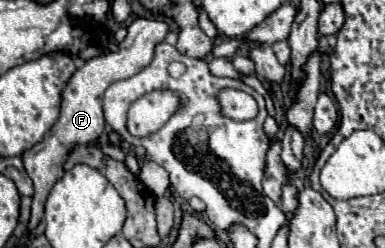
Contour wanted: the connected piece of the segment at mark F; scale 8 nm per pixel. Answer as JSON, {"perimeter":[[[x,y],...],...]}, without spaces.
{"perimeter":[[[144,16],[144,18],[136,18],[130,26],[128,26],[128,34],[126,38],[118,44],[116,52],[100,52],[100,56],[86,60],[68,80],[66,88],[62,90],[62,108],[60,108],[60,118],[58,122],[50,128],[48,136],[44,136],[44,140],[40,144],[36,144],[34,148],[30,148],[28,152],[22,154],[24,160],[24,168],[28,172],[28,176],[34,182],[34,196],[32,196],[32,218],[28,228],[32,230],[44,216],[44,202],[52,190],[52,186],[56,184],[56,180],[62,178],[64,174],[64,162],[68,160],[70,150],[76,144],[94,144],[96,140],[100,140],[100,136],[104,134],[104,112],[102,112],[102,98],[106,88],[112,82],[118,80],[126,80],[130,76],[134,76],[136,72],[144,70],[152,56],[154,56],[154,46],[158,42],[162,42],[168,34],[168,22],[164,18],[152,18],[152,16]]]}

